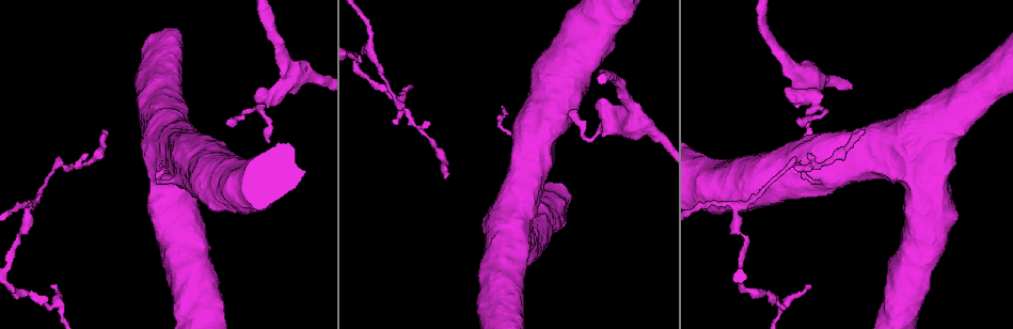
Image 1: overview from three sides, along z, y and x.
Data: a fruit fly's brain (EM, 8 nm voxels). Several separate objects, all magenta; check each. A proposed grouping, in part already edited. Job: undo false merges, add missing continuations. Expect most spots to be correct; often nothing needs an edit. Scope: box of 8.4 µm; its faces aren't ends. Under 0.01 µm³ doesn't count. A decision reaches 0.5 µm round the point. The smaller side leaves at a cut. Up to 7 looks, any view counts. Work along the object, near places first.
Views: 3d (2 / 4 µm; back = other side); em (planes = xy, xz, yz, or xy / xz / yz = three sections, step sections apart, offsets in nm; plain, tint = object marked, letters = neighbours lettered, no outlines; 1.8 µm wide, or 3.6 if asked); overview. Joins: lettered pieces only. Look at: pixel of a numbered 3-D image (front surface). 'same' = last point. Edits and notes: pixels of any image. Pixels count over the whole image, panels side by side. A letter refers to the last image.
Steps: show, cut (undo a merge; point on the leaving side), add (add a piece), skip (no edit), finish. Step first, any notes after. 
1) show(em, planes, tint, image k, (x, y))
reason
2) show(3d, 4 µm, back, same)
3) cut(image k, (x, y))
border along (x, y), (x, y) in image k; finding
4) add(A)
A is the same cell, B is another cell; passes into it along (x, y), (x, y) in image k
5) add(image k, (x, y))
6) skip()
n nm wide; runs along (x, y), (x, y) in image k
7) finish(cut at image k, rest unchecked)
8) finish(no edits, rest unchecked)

show(em, xy, step 8, tint, image 1, (28, 211))
narrows sharply

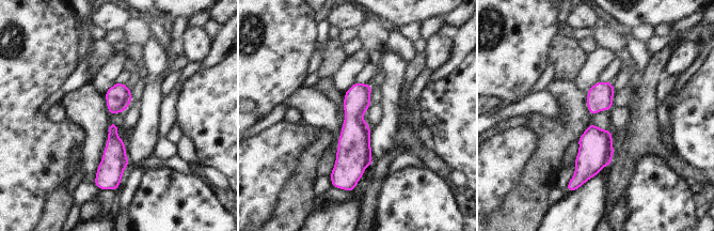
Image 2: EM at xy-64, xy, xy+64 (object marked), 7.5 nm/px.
show(em, planes, tint, same)

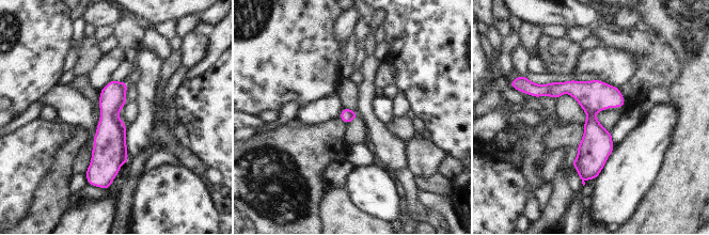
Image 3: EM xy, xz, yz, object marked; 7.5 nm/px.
show(em, planes, letters, same)

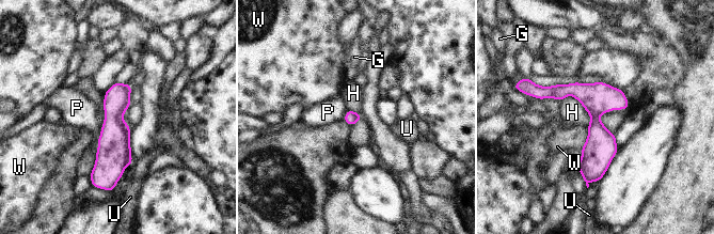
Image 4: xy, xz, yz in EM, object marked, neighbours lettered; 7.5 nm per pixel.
skip()
G, H, P, U and W are other cells; all the same neuron

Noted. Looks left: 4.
show(3d, 4 µm, image 1, (268, 142))
an open end

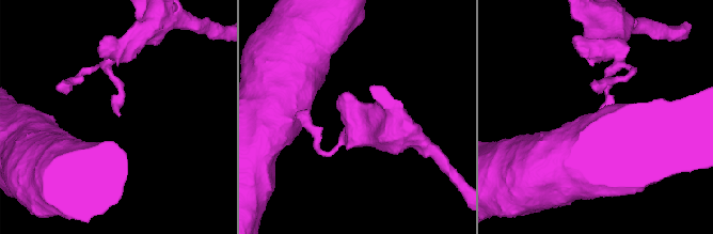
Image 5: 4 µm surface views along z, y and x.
show(em, xz, step 16, tint, image 5, (120, 115))
now the EM

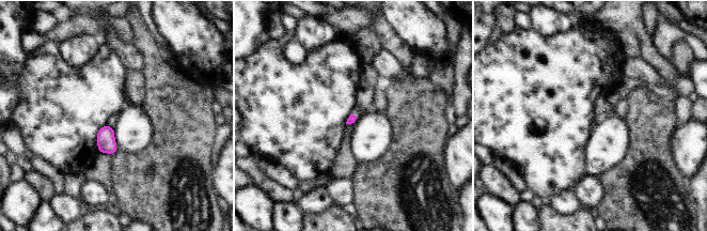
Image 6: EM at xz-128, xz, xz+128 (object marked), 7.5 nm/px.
show(em, planes, letters, same)

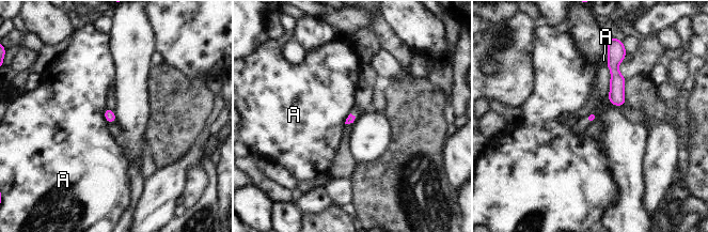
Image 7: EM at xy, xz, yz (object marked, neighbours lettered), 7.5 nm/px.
skip()
A is another cell; none of them fits

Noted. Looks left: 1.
finish(no edits, rest unchecked)

